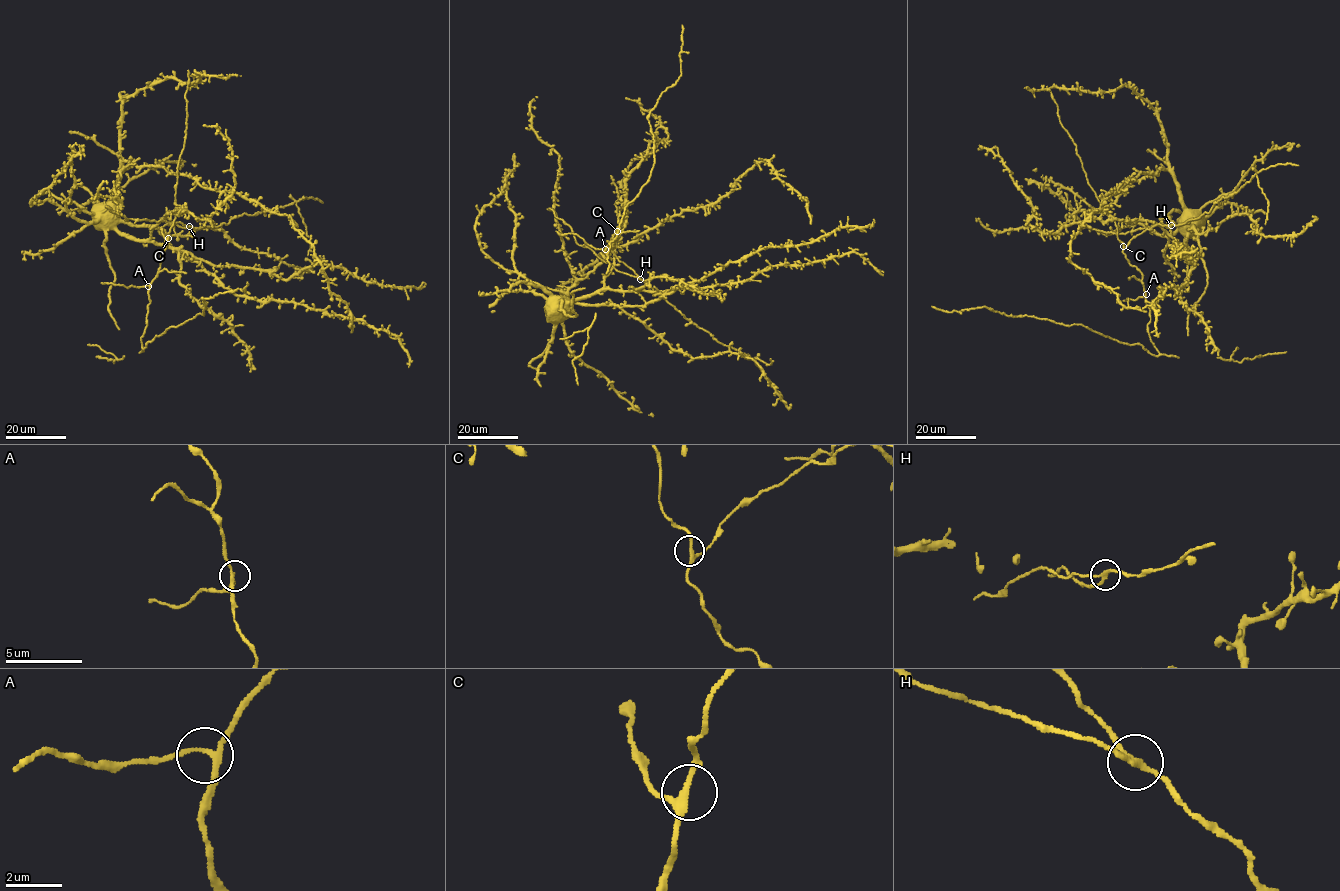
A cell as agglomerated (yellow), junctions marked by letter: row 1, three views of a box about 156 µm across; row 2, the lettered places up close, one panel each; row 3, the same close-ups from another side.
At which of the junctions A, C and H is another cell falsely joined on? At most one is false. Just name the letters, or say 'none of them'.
H

